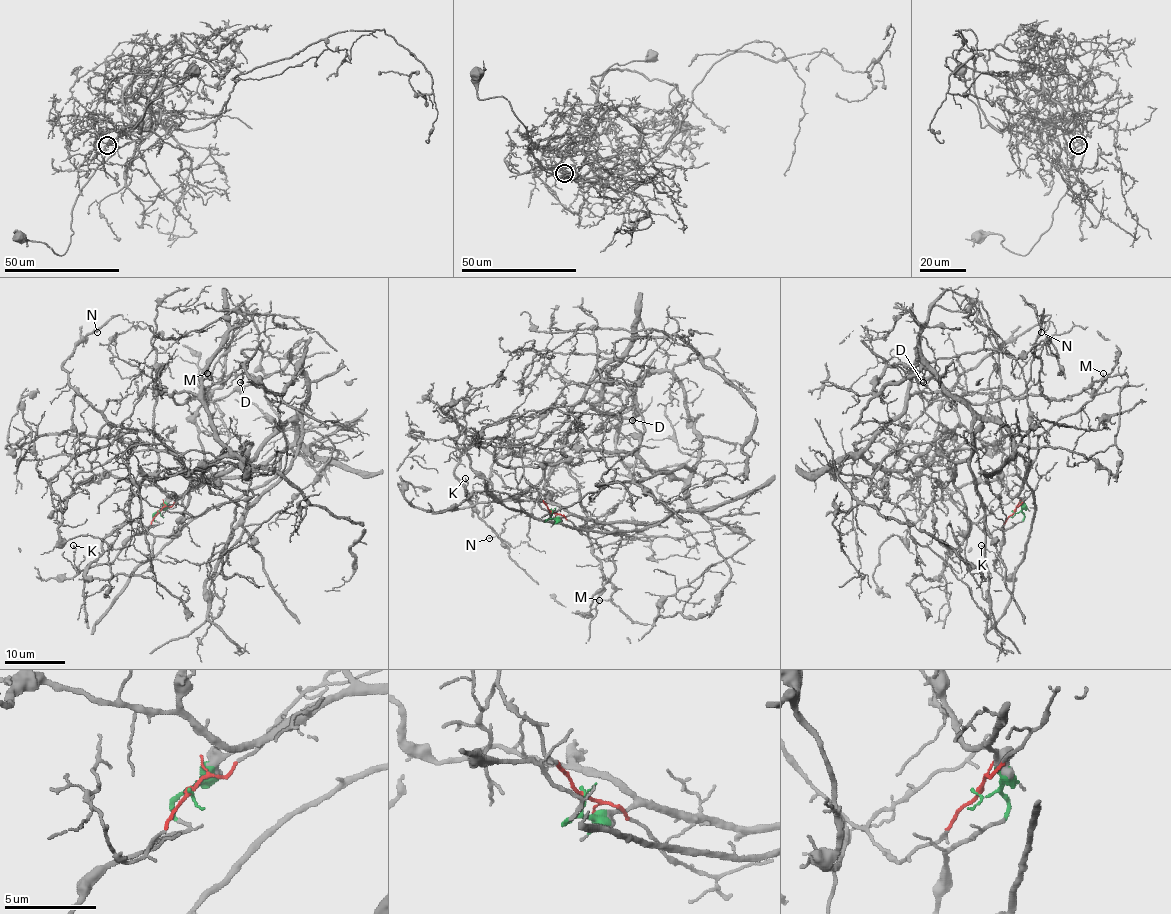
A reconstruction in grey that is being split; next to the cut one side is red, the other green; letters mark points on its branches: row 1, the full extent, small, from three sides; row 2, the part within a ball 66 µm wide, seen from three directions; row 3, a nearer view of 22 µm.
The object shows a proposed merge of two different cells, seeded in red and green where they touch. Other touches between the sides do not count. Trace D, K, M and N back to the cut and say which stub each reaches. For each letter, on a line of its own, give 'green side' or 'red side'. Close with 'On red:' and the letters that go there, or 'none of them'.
D: green side
K: green side
M: red side
N: red side
On red: M, N

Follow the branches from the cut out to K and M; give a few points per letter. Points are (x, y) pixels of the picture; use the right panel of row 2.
K: (1013, 511), (1024, 517), (1004, 531), (993, 564), (996, 570), (999, 561), (993, 552), (981, 545)
M: (1013, 511), (987, 534), (935, 479), (876, 470), (864, 447), (922, 391), (1062, 400), (1103, 373)

